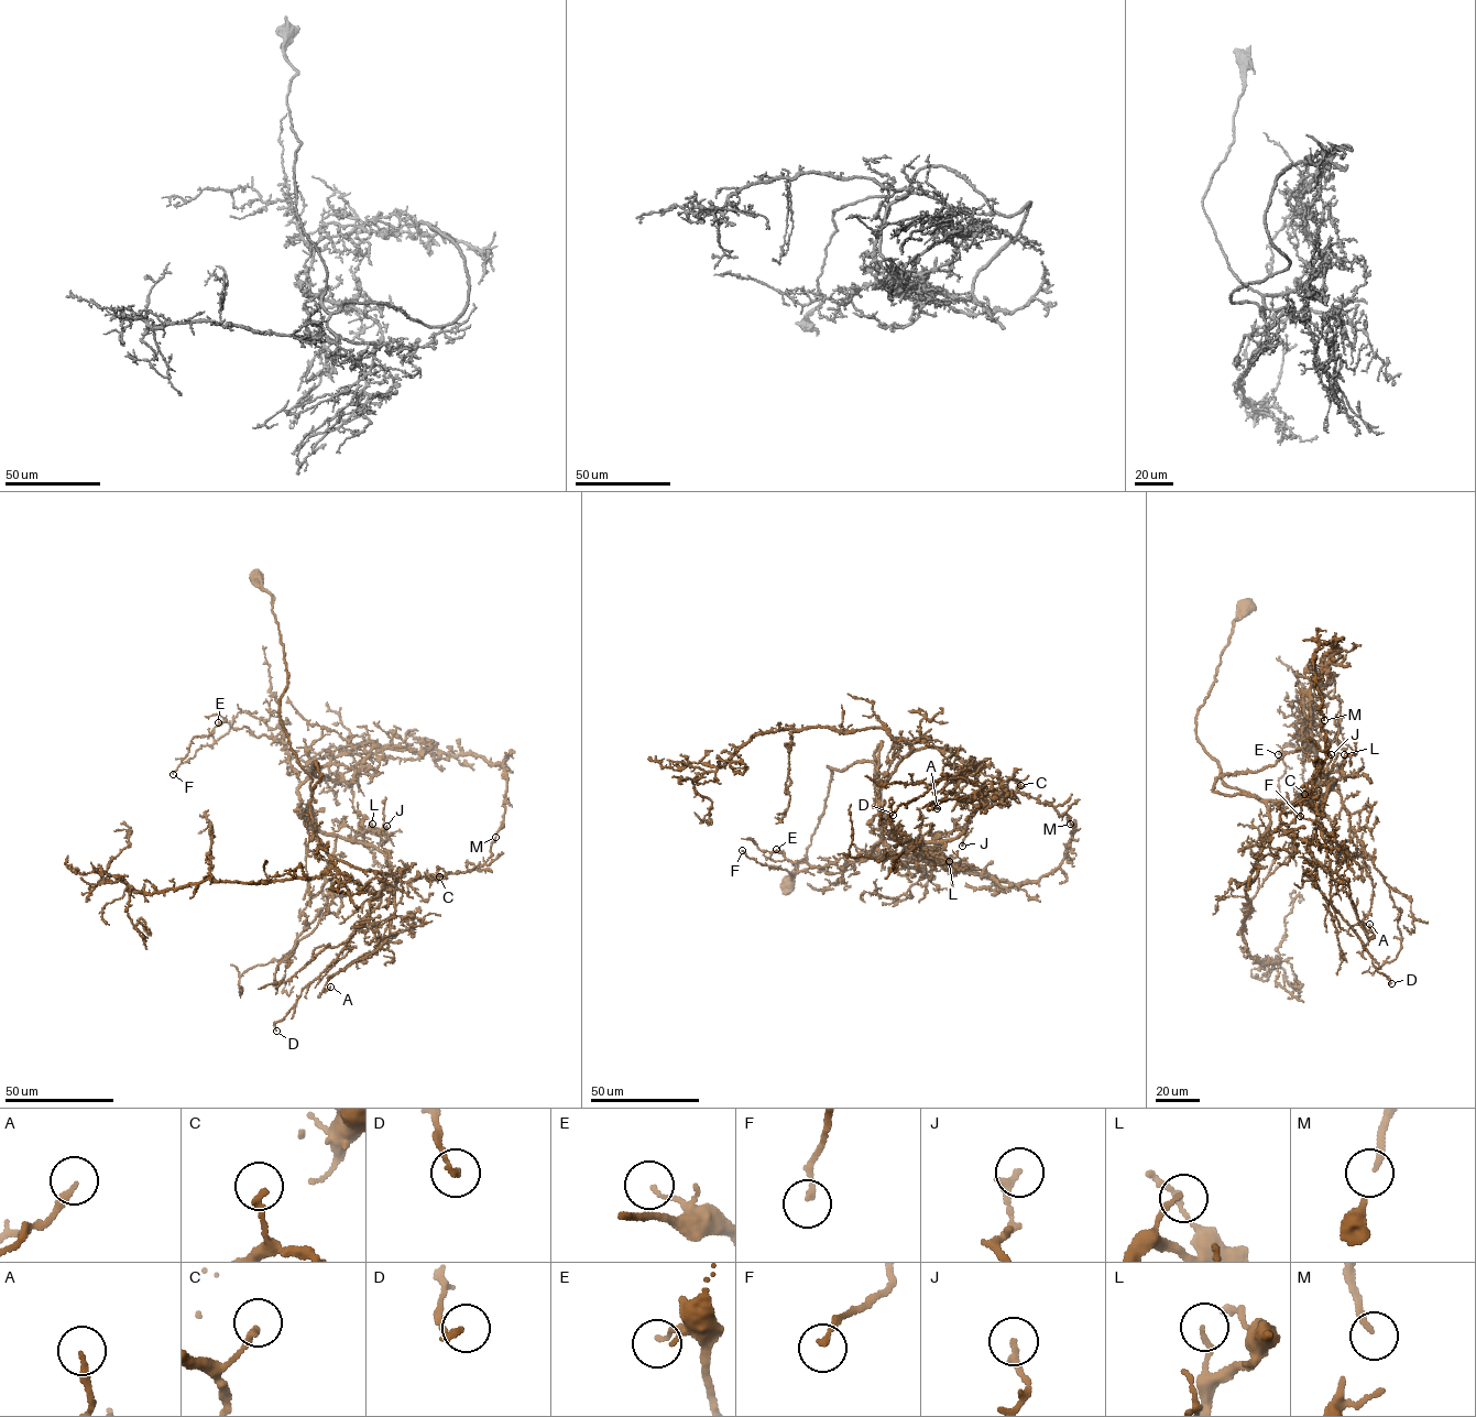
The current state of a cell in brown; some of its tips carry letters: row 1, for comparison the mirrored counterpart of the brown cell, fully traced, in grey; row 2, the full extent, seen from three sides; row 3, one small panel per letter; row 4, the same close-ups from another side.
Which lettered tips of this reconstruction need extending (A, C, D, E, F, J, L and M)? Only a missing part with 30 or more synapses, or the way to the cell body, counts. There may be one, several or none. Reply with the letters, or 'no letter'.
no letter

